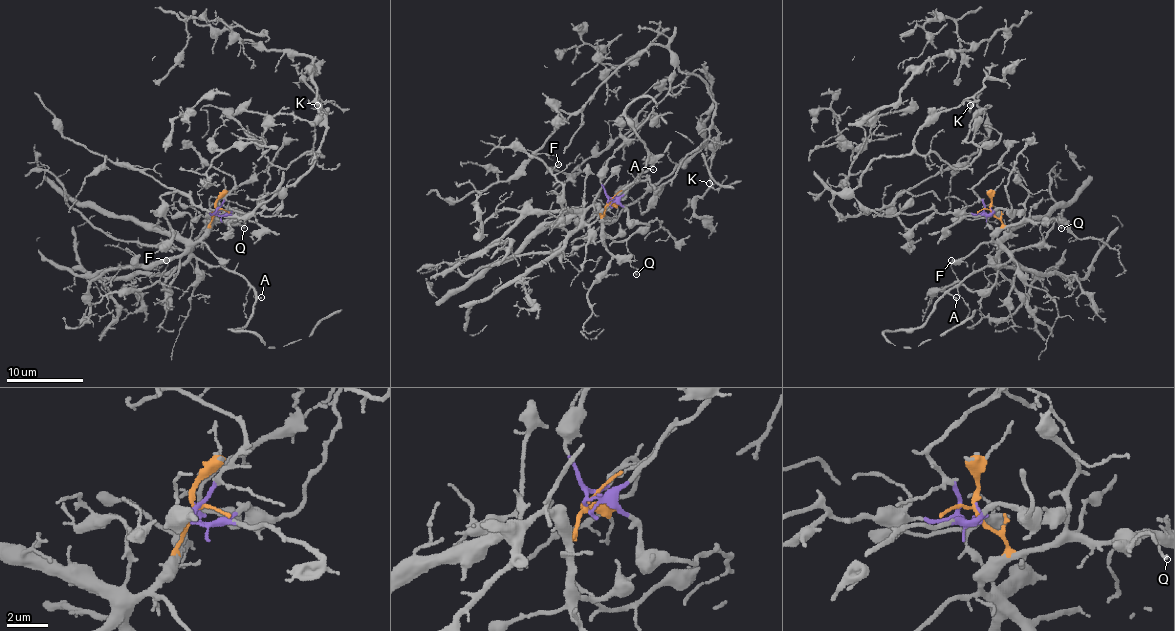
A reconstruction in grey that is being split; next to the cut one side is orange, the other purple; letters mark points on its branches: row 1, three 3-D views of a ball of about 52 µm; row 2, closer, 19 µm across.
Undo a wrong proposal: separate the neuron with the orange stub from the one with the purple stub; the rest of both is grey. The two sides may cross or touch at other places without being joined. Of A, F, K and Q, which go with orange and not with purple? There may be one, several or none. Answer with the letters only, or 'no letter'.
A, F, Q

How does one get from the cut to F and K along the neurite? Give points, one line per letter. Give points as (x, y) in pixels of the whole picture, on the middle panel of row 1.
F: (608, 204), (602, 214), (592, 206), (571, 212), (566, 210), (562, 202), (562, 185), (552, 170), (558, 164)
K: (608, 204), (606, 160), (665, 95), (676, 66), (694, 72), (715, 103), (709, 177), (720, 185), (709, 183)

